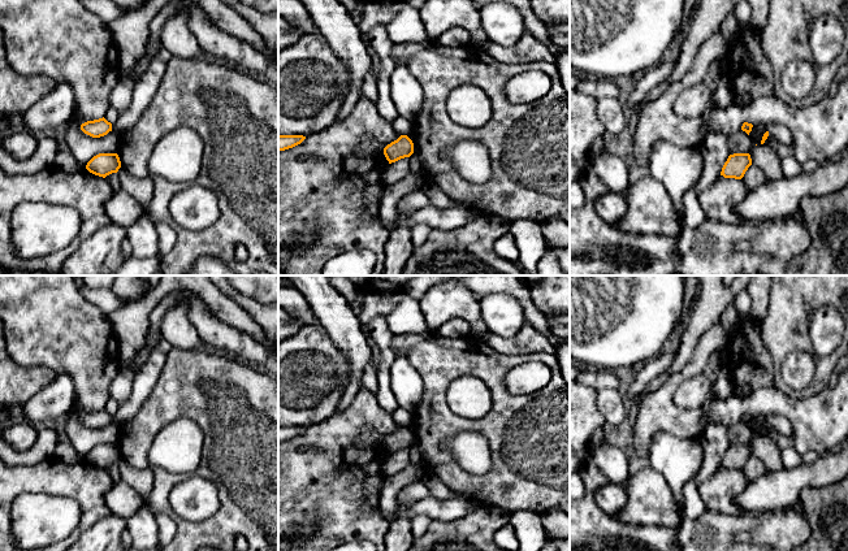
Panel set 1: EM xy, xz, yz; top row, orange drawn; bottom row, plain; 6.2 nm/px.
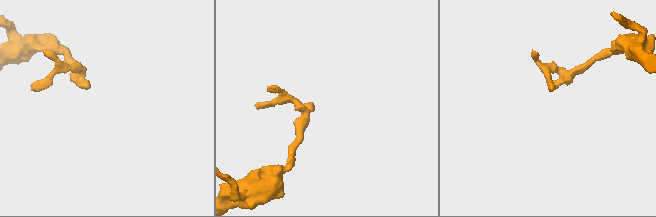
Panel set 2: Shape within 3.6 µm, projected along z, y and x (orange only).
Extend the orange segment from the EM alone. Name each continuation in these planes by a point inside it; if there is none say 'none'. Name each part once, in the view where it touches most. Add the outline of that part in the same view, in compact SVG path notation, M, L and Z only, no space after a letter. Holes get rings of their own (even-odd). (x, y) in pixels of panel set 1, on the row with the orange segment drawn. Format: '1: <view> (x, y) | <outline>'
none

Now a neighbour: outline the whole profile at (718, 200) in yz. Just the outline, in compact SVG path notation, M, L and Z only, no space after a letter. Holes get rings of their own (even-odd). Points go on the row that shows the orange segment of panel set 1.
M721 175L698 195L698 201L706 217L719 222L743 225L749 222L735 212L735 207L747 198L748 192L749 188L741 179Z

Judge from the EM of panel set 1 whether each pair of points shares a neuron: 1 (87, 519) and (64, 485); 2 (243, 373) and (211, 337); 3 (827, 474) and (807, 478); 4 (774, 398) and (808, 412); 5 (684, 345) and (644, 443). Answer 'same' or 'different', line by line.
1: same
2: different
3: same
4: same
5: different

